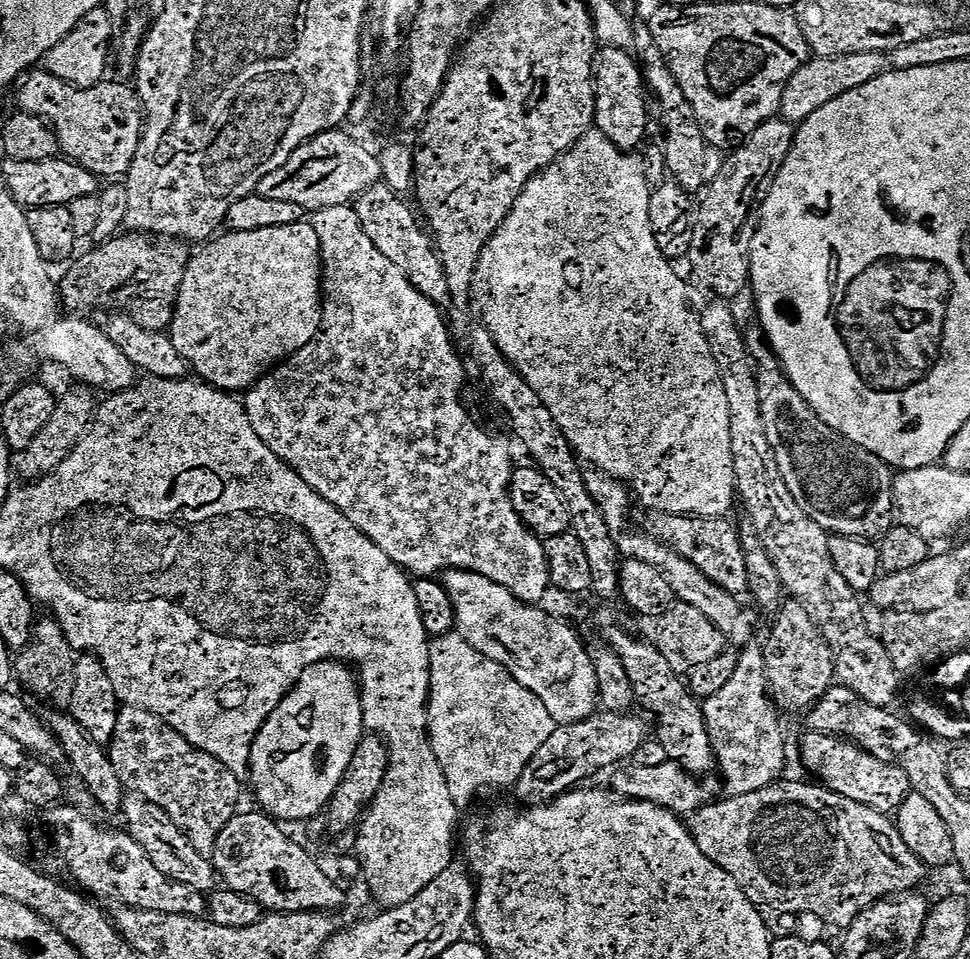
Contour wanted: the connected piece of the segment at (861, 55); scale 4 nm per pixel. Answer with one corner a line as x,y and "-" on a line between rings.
861,50
839,58
816,58
805,63
788,81
784,92
783,119
788,122
803,122
807,116
814,114
827,100
833,100
843,92
854,90
874,77
882,75
889,67
889,57
880,50

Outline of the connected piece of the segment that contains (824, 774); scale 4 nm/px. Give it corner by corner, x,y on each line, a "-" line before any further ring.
808,730
804,734
800,740
802,762
814,775
820,776
821,780
819,781
829,792
842,794
846,798
853,798
854,801
862,802
864,805
885,814
895,813
899,809
901,802
911,793
912,787
909,776
904,770
876,759
854,742
822,732

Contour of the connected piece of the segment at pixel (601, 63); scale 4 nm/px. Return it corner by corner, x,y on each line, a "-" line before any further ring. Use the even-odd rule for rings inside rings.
601,47
597,51
590,79
590,100
596,103
595,127
621,152
635,153
635,148
648,132
648,104
644,101
646,87
637,57
623,48

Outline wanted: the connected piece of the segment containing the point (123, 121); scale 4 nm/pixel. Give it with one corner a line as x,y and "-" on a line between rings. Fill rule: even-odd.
32,70
19,85
19,111
47,122
56,134
59,151
65,152
71,163
79,164
100,178
124,178
134,158
134,150
140,146
142,101
135,87
108,83
79,88
45,70

